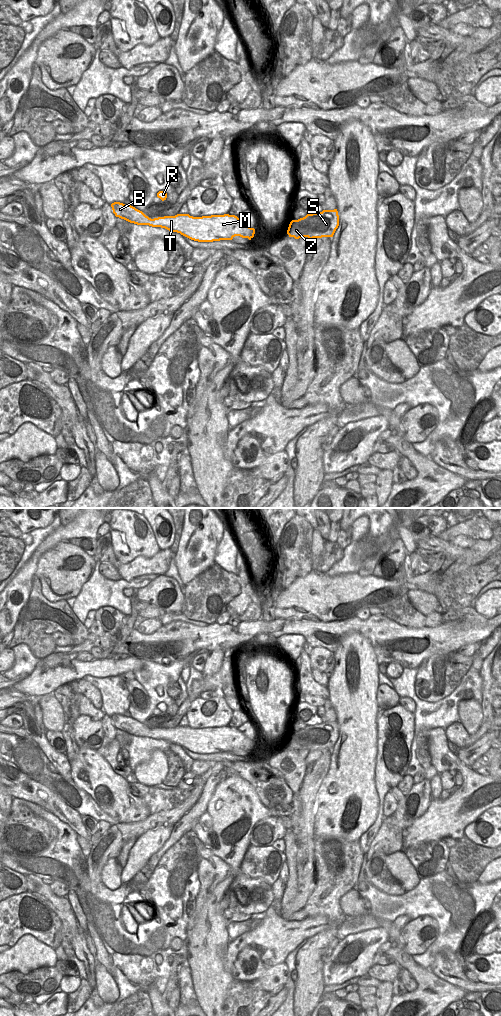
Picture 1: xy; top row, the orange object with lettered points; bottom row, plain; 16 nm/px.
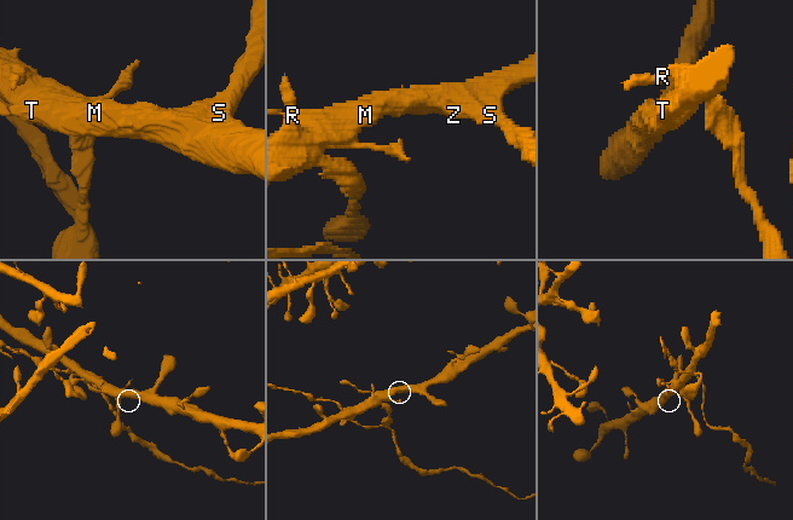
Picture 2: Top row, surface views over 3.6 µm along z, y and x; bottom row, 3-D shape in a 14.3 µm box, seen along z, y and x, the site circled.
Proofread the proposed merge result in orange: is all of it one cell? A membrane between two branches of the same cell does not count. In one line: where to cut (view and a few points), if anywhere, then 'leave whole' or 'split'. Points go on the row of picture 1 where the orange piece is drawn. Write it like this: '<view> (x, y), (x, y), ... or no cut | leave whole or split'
xy (152, 219), (150, 225) | split

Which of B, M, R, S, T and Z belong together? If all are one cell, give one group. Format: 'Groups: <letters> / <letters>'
Groups: B / M R S T Z

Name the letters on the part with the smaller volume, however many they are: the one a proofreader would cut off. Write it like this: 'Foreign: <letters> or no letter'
Foreign: B

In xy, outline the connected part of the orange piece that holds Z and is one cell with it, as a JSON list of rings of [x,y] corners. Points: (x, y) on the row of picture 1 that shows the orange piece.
[[[337,209],[323,210],[319,213],[307,214],[298,220],[292,220],[287,234],[295,239],[301,237],[308,237],[309,239],[333,237],[338,226],[339,215]]]

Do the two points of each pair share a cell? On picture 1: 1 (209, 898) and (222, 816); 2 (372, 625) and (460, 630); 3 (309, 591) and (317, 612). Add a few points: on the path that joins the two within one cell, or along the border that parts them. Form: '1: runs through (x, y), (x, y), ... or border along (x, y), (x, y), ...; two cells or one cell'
1: runs through (229, 878), (234, 871), (235, 851), (221, 837); one cell
2: runs through (394, 635), (438, 635); one cell
3: runs through (314, 596), (317, 599), (317, 607); one cell

